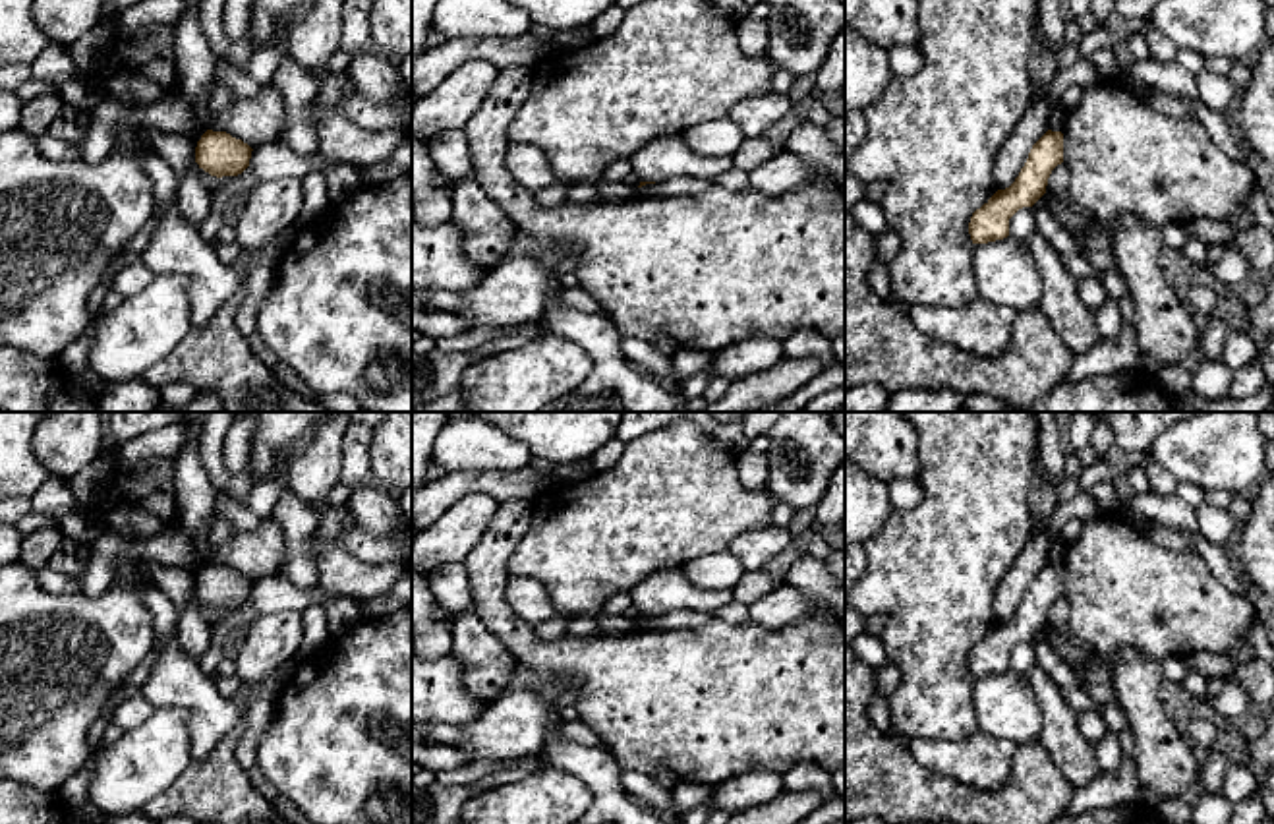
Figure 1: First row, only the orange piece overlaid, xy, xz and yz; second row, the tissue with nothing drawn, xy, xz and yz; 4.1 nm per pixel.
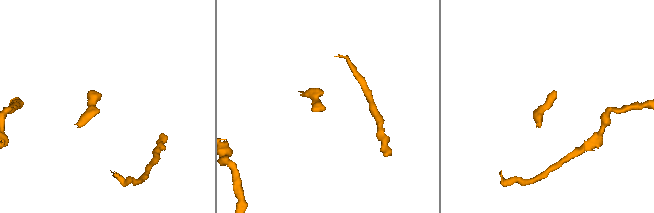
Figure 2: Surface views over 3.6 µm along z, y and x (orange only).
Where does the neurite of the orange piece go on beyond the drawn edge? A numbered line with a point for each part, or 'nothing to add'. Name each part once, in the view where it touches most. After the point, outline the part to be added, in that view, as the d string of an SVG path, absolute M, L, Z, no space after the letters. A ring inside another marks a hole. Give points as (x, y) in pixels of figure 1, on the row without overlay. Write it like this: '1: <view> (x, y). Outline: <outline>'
nothing to add

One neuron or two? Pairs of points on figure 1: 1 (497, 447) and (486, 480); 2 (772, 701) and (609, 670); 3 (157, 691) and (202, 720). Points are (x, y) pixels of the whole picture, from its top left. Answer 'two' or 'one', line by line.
1: two
2: one
3: one

